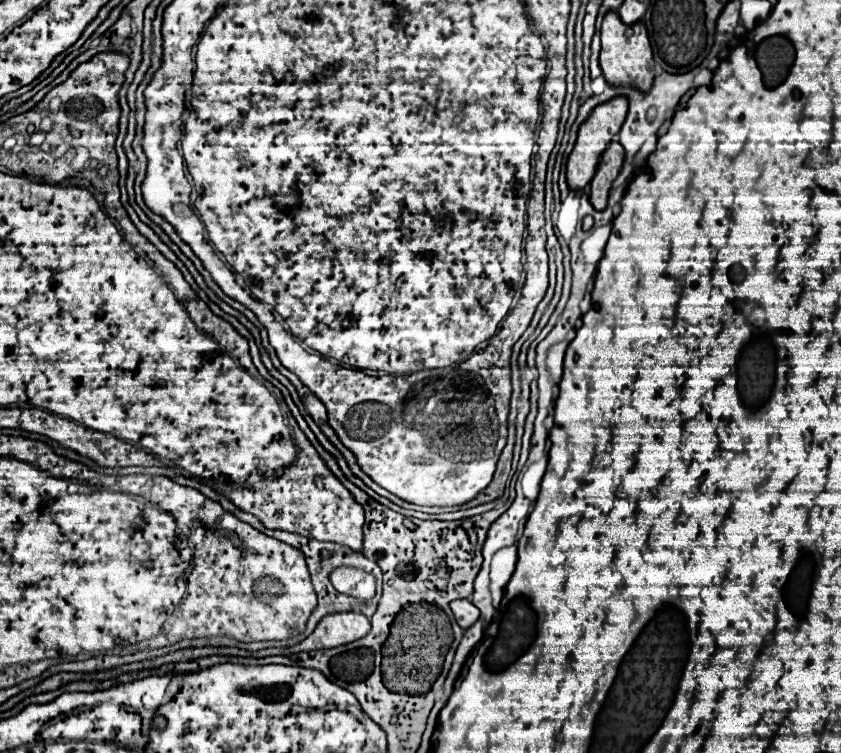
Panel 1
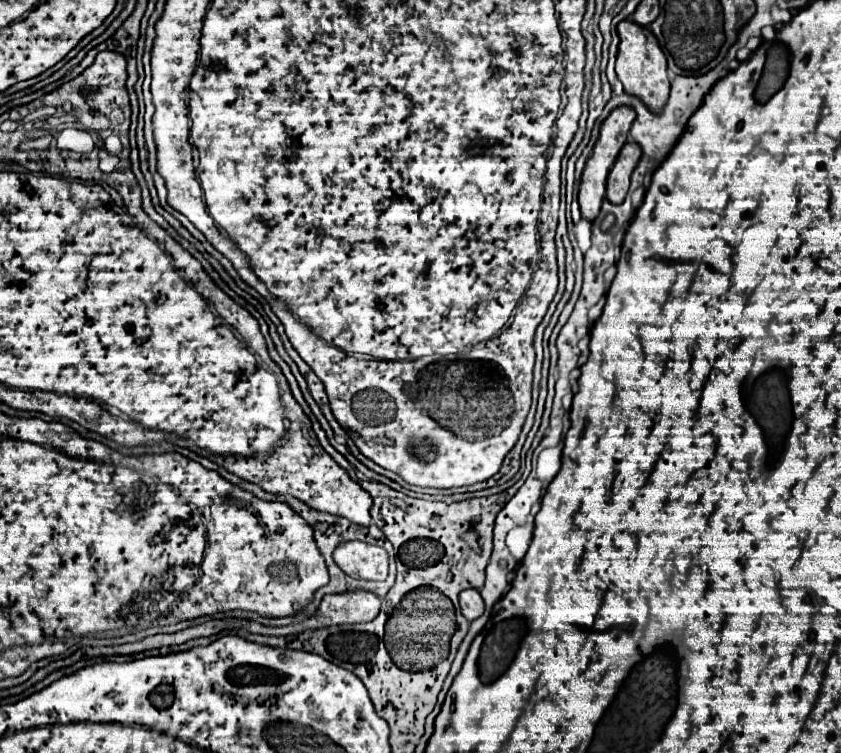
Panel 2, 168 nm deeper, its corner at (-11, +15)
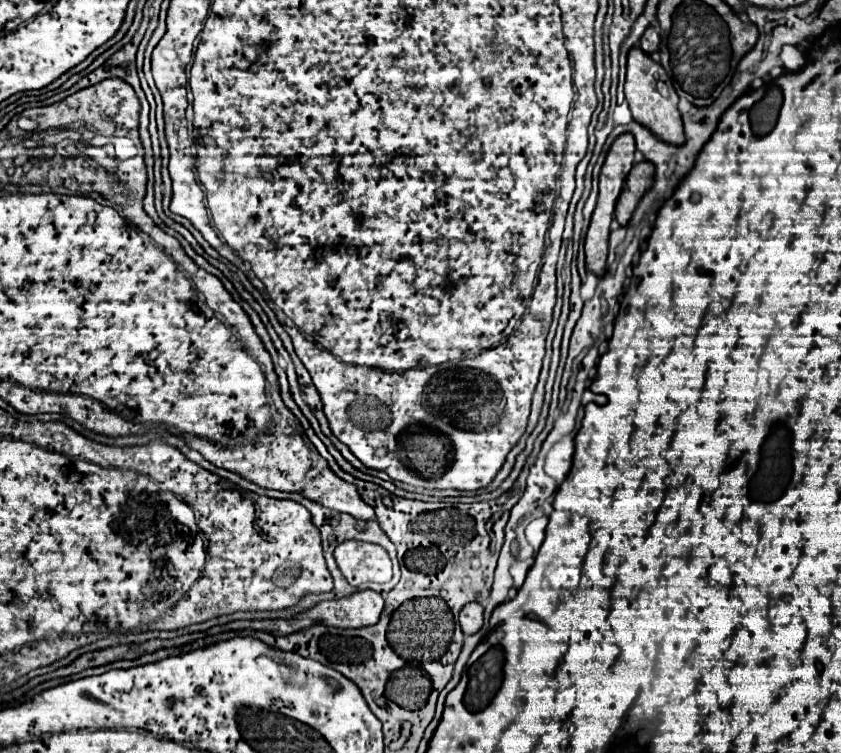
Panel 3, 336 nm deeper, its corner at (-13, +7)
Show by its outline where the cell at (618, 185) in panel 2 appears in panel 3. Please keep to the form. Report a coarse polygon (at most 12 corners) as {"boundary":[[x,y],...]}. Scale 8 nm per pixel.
{"boundary":[[633,165],[615,209],[627,225],[641,197],[651,189],[655,167]]}

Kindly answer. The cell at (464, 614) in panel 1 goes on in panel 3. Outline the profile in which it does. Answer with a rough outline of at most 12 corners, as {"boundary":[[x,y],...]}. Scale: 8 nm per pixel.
{"boundary":[[467,603],[459,613],[465,635],[483,625],[483,607]]}

